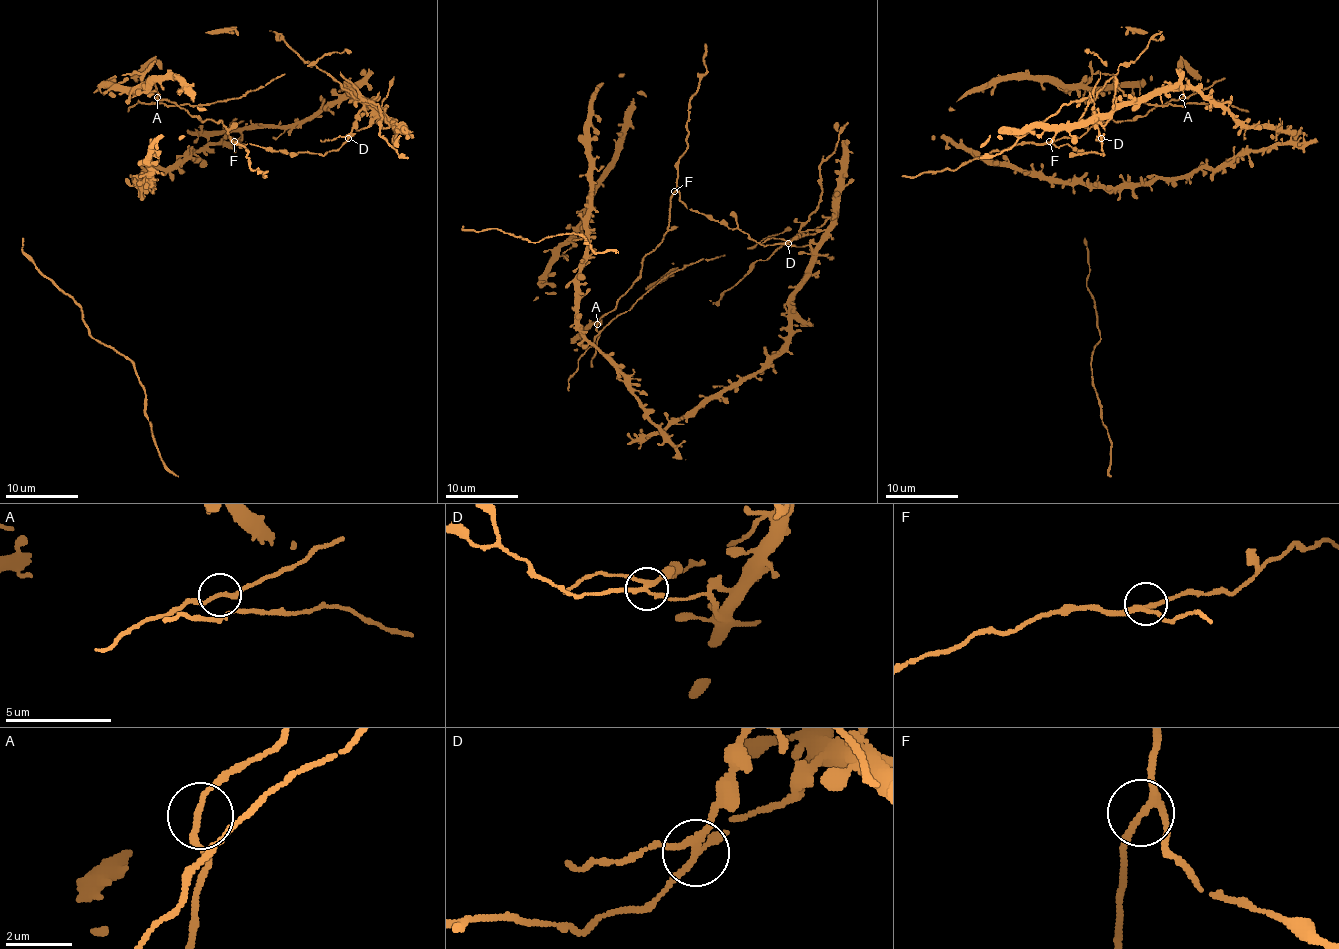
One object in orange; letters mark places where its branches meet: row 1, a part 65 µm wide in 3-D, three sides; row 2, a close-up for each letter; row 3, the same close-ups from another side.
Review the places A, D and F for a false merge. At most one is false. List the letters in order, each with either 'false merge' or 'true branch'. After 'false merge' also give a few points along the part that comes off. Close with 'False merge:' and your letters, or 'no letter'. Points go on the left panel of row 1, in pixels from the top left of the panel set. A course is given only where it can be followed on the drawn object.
A: true branch
D: false merge | (349, 137), (363, 103), (359, 97), (363, 97), (379, 108), (379, 134), (399, 156), (409, 157)
F: true branch
False merge: D

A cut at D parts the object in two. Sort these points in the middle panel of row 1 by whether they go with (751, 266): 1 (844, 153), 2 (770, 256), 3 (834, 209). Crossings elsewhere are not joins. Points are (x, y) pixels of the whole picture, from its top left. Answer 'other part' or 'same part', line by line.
1: other part
2: same part
3: other part

